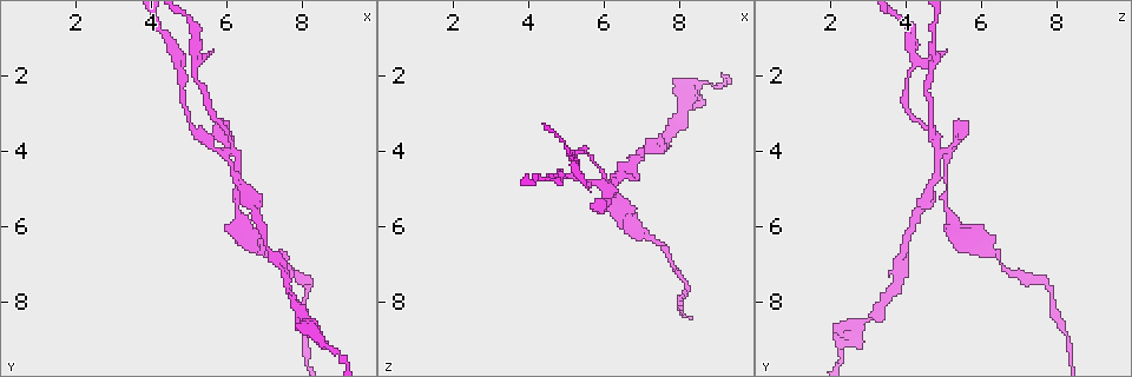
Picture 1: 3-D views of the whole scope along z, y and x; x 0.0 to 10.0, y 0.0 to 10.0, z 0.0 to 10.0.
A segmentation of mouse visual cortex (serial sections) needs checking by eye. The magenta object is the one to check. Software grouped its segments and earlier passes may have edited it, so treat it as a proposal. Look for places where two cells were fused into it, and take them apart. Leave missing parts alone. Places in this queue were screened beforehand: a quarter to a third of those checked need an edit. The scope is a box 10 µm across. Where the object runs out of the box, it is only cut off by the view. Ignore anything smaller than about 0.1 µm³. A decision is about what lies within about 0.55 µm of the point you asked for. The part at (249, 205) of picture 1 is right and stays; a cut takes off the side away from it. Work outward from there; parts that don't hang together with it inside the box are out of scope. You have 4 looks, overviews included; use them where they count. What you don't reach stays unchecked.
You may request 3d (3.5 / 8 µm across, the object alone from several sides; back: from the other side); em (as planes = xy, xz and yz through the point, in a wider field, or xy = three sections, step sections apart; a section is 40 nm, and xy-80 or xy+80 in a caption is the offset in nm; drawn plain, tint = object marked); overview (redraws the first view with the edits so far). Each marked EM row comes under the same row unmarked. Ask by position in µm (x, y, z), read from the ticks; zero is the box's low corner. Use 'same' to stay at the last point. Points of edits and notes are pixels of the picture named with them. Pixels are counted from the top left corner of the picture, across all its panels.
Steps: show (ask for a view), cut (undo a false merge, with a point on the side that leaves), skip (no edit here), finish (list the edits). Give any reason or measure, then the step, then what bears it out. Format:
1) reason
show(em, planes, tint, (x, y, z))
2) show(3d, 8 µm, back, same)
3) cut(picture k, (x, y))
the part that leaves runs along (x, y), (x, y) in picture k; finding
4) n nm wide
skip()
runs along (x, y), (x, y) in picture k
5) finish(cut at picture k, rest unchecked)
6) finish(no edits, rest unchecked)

looks like a crossing
show(3d, 8 µm, (6.00, 4.20, 4.90))

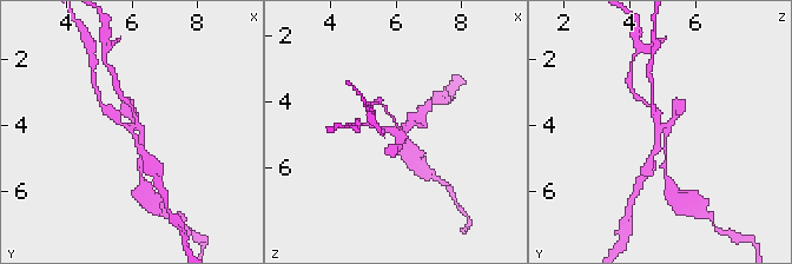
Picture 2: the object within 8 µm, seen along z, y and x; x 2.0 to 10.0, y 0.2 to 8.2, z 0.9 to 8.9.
show(3d, 3.5 µm, same)

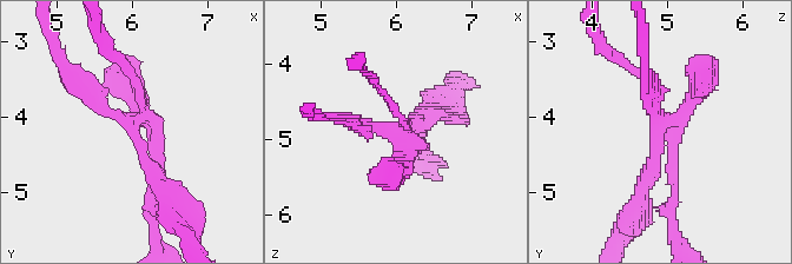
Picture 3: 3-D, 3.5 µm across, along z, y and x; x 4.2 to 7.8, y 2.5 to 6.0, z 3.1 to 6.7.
need the tissue
show(em, planes, tint, (6.00, 4.15, 4.90))

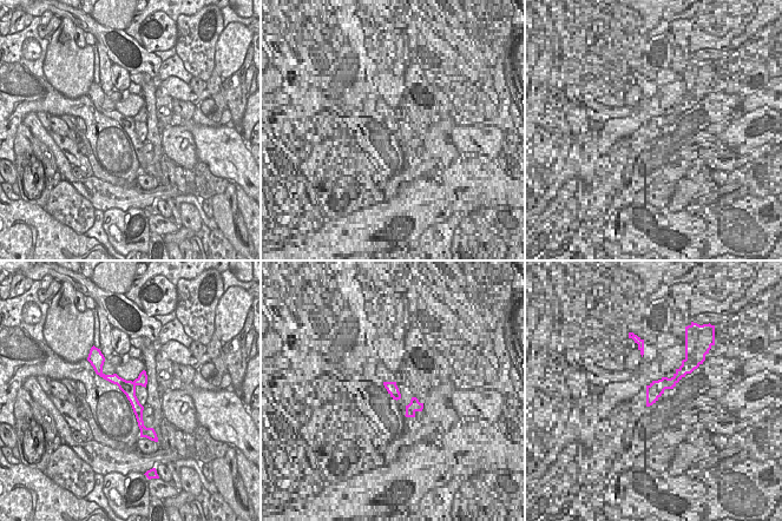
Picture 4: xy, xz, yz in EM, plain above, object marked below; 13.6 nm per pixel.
cut(picture 3, (116, 84))
the part that leaves runs along (672, 120), (674, 229) in picture 3; two cells meet here

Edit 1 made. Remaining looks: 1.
show(3d, 3.5 µm, (8.95, 9.40, 2.30))

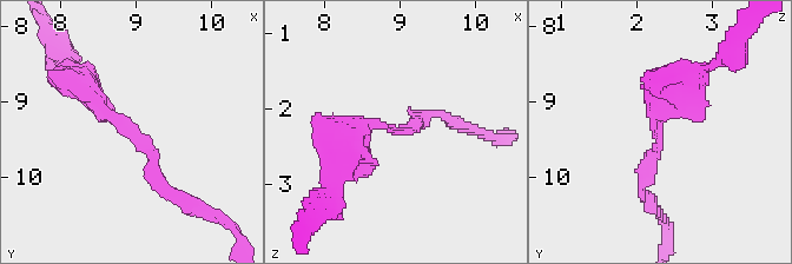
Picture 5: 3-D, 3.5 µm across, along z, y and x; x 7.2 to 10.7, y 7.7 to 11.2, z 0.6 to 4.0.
skip()
continuous, no second cell

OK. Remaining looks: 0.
finish(cut at picture 3, rest unchecked)

